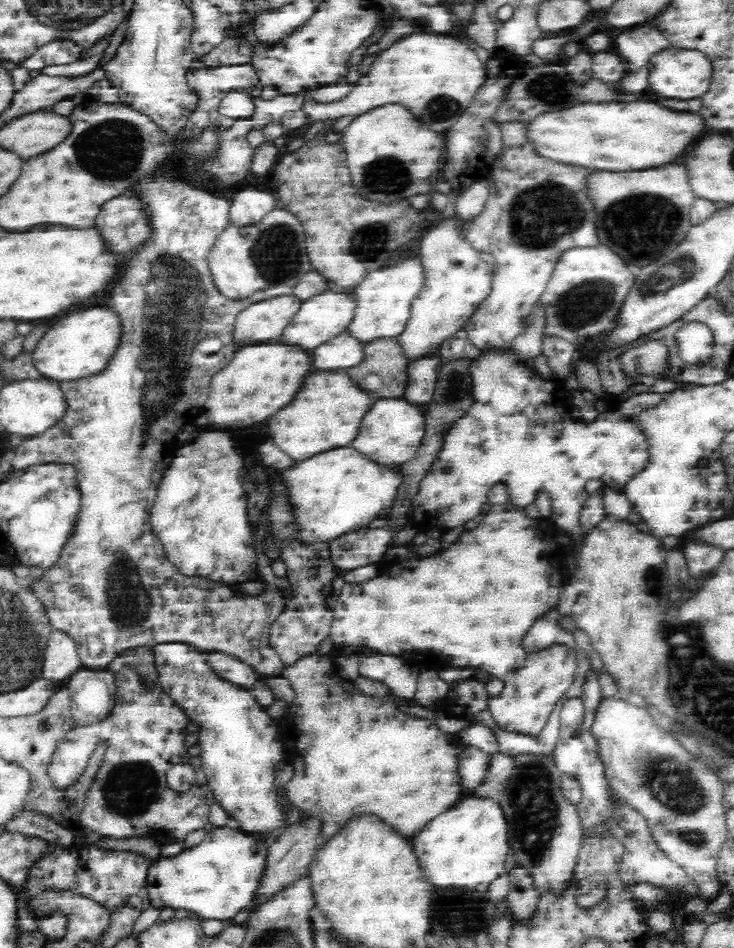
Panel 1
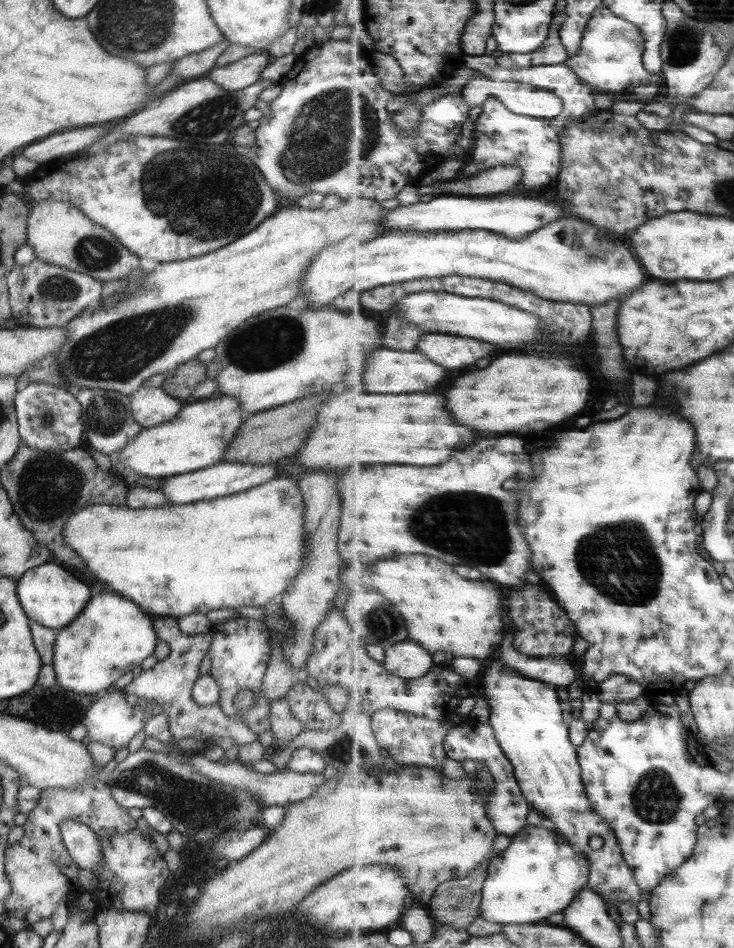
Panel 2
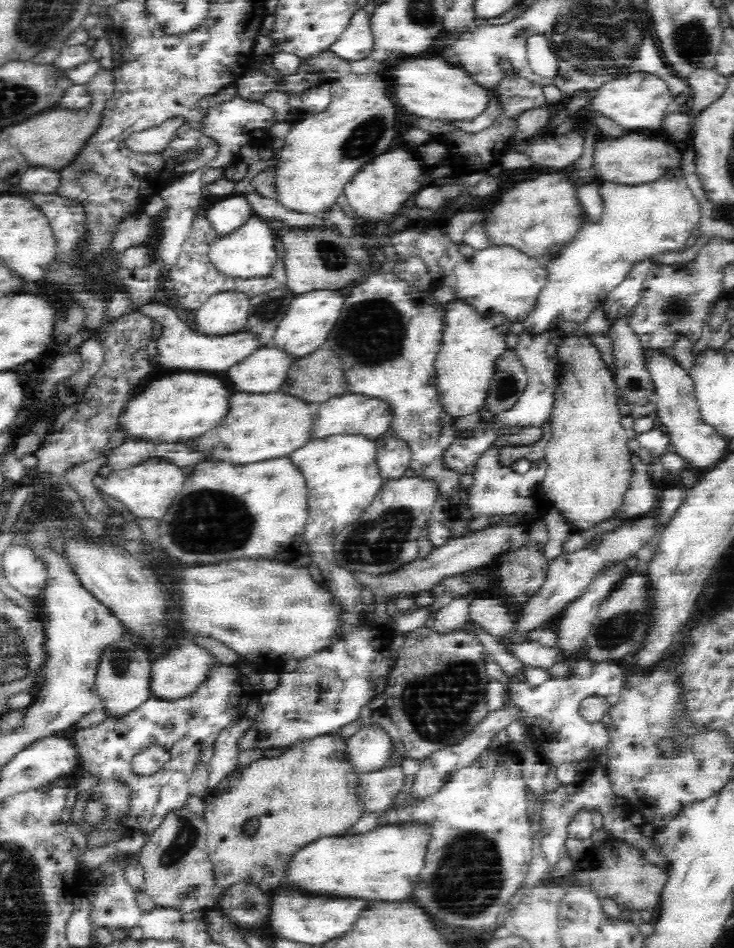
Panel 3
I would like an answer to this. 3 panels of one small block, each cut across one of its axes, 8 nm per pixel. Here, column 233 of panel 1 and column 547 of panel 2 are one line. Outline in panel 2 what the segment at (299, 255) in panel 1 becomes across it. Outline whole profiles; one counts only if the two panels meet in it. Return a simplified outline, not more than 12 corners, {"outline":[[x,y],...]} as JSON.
{"outline":[[567,216],[511,239],[341,239],[301,279],[311,308],[459,275],[595,306],[639,290],[629,245]]}

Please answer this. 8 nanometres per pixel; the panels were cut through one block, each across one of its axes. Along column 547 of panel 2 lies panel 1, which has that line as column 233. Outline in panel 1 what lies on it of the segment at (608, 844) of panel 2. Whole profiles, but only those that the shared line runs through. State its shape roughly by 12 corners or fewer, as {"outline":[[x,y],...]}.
{"outline":[[184,643],[152,647],[157,684],[198,724],[232,824],[283,826],[278,721]]}

